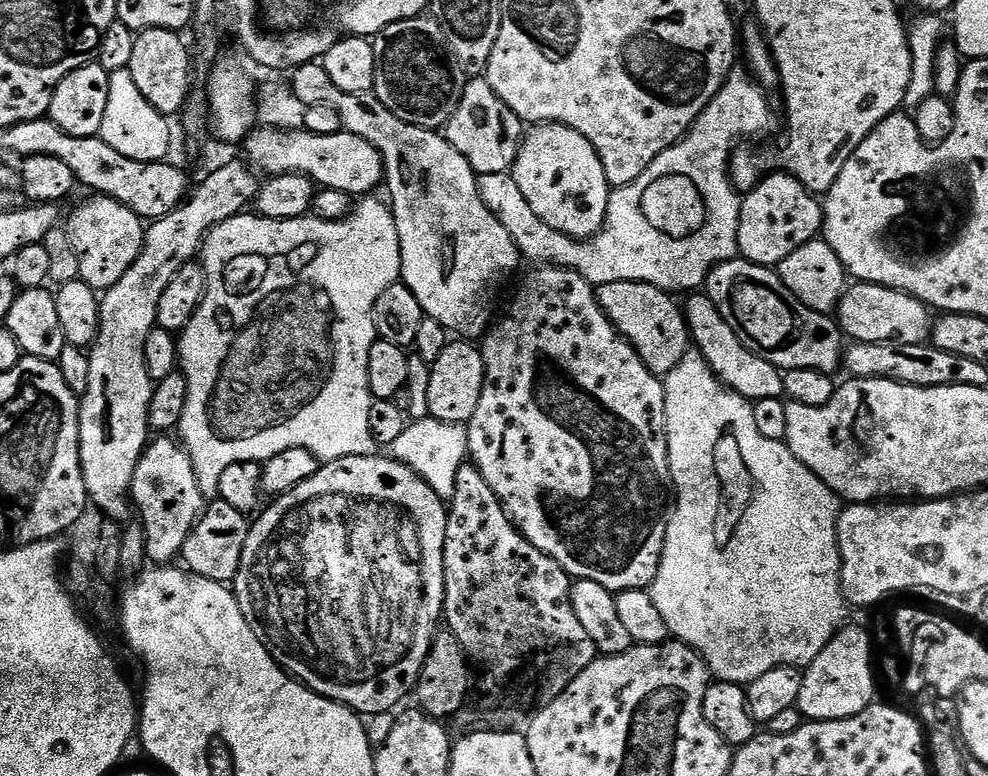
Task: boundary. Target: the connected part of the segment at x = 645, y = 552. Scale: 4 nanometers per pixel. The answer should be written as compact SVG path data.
M540 266L532 271L536 272L530 273L521 282L520 289L517 290L516 297L512 300L512 305L504 312L504 317L500 321L497 319L491 325L483 337L482 343L479 345L480 353L484 359L484 385L482 386L482 398L478 398L478 410L474 410L474 414L468 419L466 425L468 429L468 455L471 463L475 464L476 469L482 474L482 478L486 478L490 490L494 490L494 494L500 499L500 505L508 511L513 524L523 532L525 538L538 550L542 550L550 558L554 558L554 562L558 562L558 566L562 566L569 577L576 580L598 582L598 586L606 586L614 594L634 591L636 589L647 589L654 582L654 578L658 574L658 566L662 558L662 550L666 542L666 530L668 529L670 489L673 487L672 478L668 470L668 435L666 434L666 394L664 393L664 381L661 377L650 374L650 370L644 365L642 358L638 358L634 346L630 346L630 342L626 337L621 336L620 331L608 321L606 314L596 302L596 288L589 284L586 278L582 278L578 273L569 270L569 268Z

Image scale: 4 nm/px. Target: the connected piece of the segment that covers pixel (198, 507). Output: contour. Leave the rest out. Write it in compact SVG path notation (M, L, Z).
M156 438L149 443L144 450L144 457L138 462L132 479L132 490L130 493L131 503L140 511L139 523L144 530L144 555L153 565L168 566L172 560L184 551L186 538L192 533L196 523L200 521L206 507L206 498L198 486L198 478L194 474L194 468L188 457L188 452L183 444L172 438Z

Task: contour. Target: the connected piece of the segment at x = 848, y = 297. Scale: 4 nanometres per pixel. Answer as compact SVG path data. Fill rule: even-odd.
M863 282L845 287L844 296L836 306L834 319L839 324L841 333L857 344L891 340L899 340L902 344L922 344L931 337L934 323L933 313L922 301L881 284Z

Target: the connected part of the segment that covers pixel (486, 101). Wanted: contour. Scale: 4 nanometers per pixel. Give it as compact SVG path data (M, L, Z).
M472 78L467 83L463 85L458 106L442 134L450 146L470 162L477 177L508 172L516 162L520 141L524 139L525 121L520 120L498 94L494 94L487 78Z

